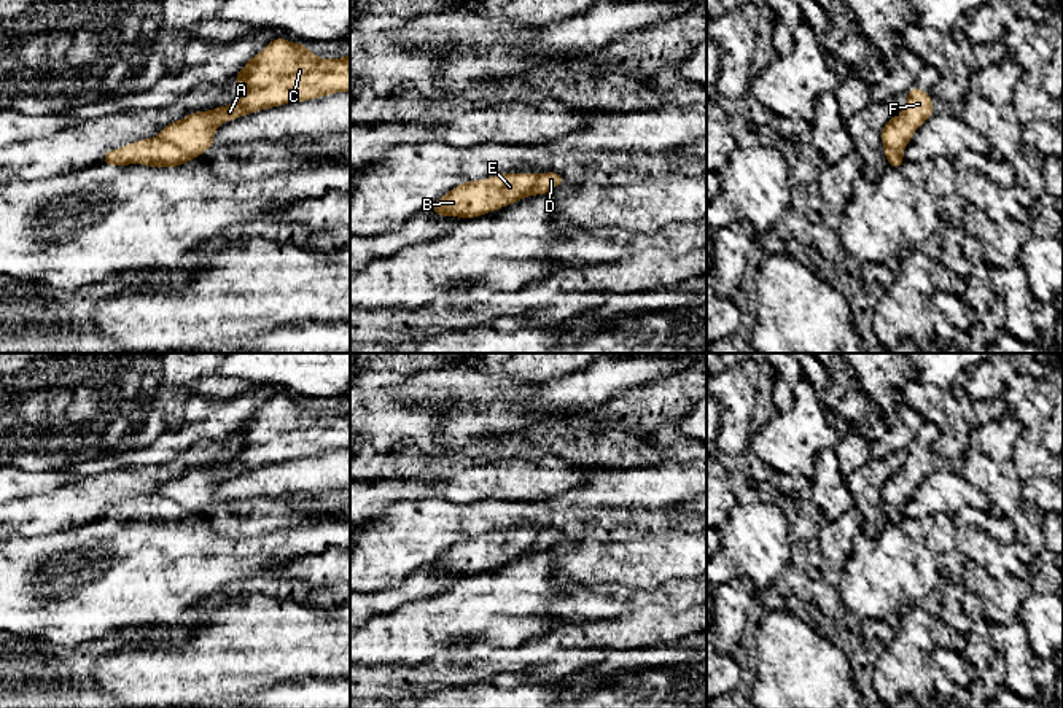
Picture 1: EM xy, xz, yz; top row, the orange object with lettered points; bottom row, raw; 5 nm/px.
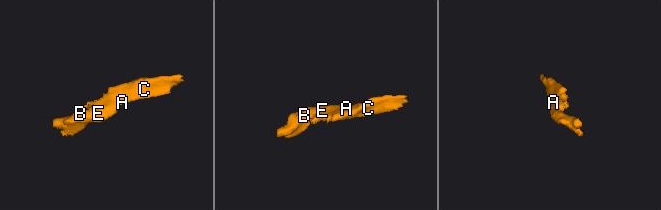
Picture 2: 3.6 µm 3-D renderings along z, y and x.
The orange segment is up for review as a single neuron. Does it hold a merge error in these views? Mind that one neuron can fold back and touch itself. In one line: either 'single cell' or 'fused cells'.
fused cells

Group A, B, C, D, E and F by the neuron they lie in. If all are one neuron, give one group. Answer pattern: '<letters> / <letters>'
A C D F / B E

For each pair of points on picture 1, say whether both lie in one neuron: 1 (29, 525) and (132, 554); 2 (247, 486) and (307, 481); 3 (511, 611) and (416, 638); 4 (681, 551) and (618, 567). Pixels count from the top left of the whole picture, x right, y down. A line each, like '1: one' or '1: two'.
1: two
2: one
3: one
4: one

